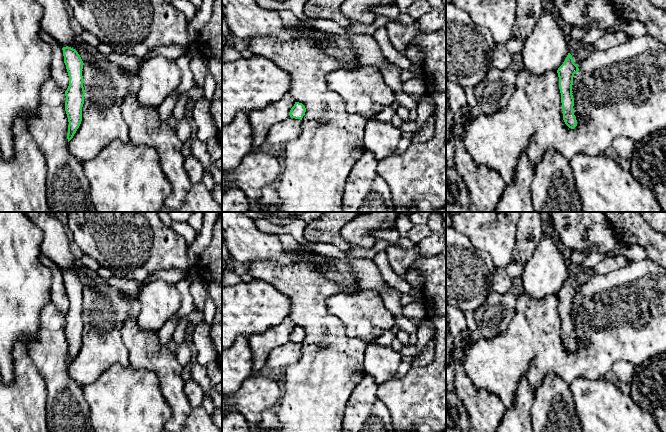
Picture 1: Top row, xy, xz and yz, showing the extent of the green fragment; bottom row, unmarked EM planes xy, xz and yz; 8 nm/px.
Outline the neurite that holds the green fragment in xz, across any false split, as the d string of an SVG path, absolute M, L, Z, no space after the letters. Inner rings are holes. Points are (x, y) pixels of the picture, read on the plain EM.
M295 326L294 330L290 334L290 341L295 343L302 344L303 340L305 339L306 332L302 327Z

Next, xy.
M66 270L62 274L69 300L69 310L65 315L65 335L69 346L67 363L70 365L82 345L82 331L85 319L82 300L84 287L75 273Z

